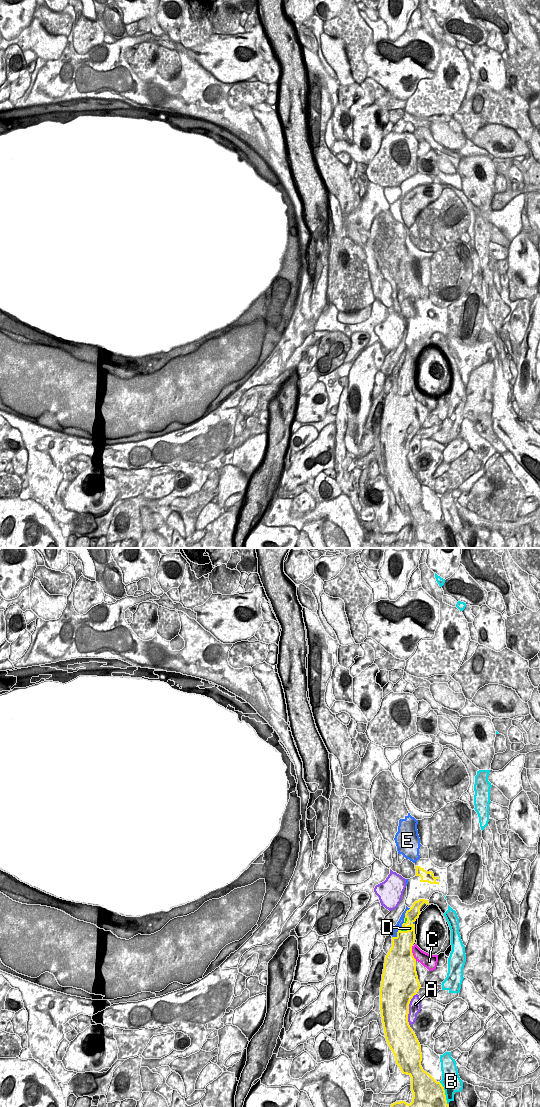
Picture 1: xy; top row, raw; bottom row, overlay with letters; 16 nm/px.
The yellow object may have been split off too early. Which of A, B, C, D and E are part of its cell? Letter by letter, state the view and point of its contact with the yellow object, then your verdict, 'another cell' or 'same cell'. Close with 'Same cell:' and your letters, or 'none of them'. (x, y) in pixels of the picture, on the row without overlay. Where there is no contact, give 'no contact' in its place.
A: xy (408, 450) | another cell
B: xy (444, 533) | another cell
C: xy (412, 393) | another cell
D: xy (407, 370) | another cell
E: xy (403, 363) | same cell
Same cell: E

